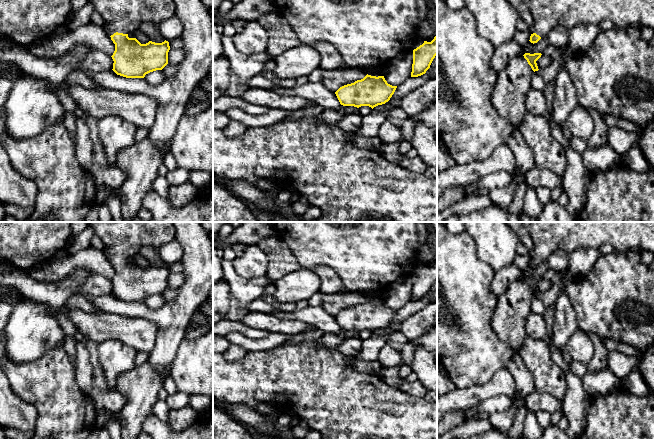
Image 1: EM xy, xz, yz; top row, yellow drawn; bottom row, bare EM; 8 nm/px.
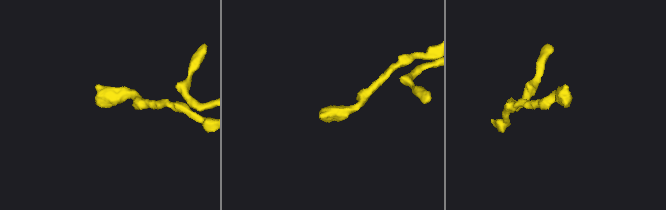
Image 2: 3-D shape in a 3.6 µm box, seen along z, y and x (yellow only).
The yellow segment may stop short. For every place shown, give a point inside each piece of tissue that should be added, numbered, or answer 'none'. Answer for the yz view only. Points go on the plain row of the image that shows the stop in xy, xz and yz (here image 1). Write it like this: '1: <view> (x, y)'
1: yz (548, 237)

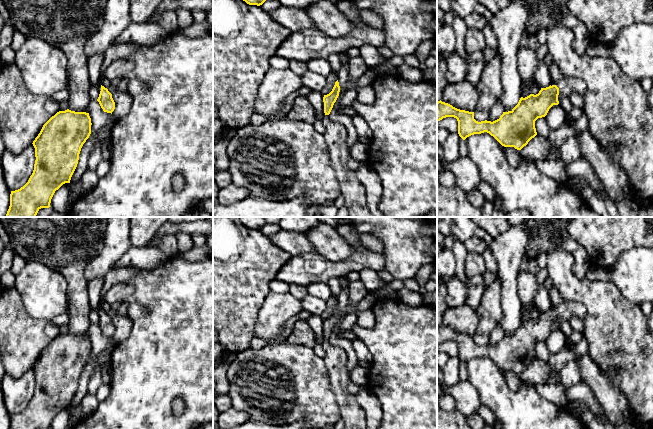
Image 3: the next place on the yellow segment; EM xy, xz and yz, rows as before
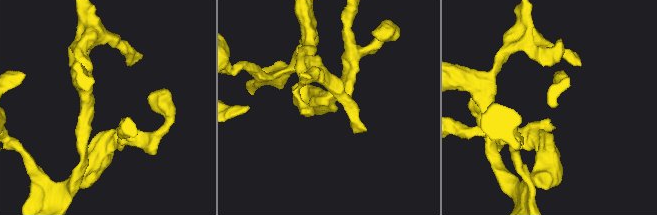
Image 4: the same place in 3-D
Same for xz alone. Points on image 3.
1: xz (353, 416)

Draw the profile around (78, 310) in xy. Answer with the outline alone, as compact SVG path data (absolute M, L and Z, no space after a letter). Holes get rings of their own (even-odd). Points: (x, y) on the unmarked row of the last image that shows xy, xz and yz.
M0 217L13 251L26 261L45 263L61 273L68 283L68 333L88 337L91 305L84 271L104 247L108 217Z

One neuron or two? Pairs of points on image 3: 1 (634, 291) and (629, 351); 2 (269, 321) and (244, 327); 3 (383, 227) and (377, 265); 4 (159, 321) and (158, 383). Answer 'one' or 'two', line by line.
1: two
2: two
3: two
4: one

